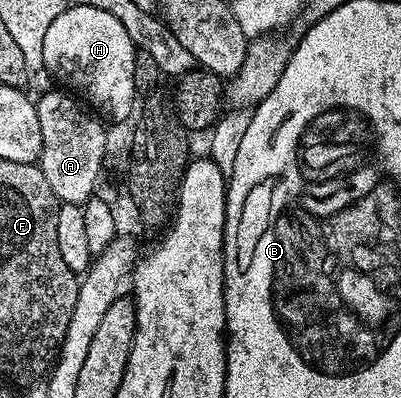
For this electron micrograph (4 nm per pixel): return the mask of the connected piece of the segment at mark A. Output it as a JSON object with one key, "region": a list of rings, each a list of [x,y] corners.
{"region":[[[52,89],[35,98],[38,123],[42,131],[42,151],[38,164],[42,175],[46,175],[46,183],[50,183],[50,191],[54,191],[57,202],[83,206],[97,192],[96,180],[104,169],[108,133],[104,130],[105,122],[99,116],[89,112],[71,92],[63,92]]]}

